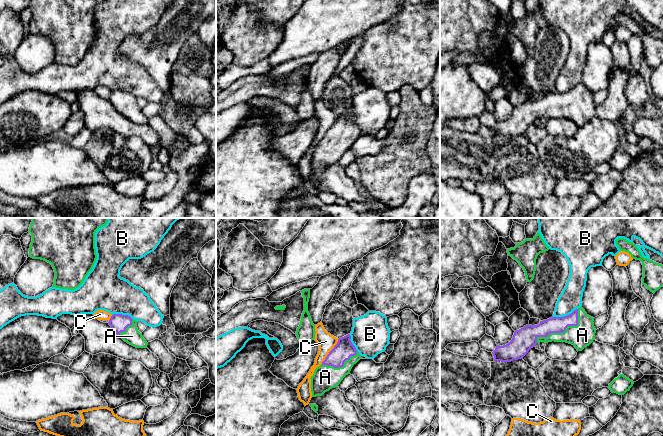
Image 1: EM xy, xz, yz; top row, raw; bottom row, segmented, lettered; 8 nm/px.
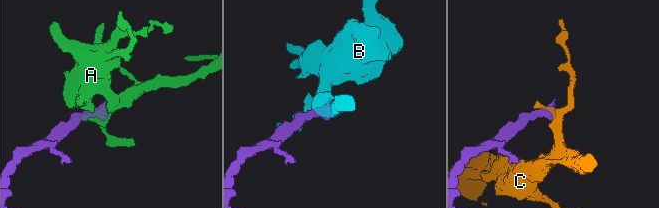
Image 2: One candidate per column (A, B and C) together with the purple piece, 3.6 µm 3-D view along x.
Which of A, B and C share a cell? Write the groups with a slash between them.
A / B / C

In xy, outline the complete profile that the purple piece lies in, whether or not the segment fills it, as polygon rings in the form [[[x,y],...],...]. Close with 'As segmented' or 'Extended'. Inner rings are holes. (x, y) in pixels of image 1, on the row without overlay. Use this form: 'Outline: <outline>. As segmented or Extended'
Outline: [[[113,90],[109,101],[125,118],[136,124],[147,124],[148,119],[138,107],[137,97],[128,91]]]. Extended

